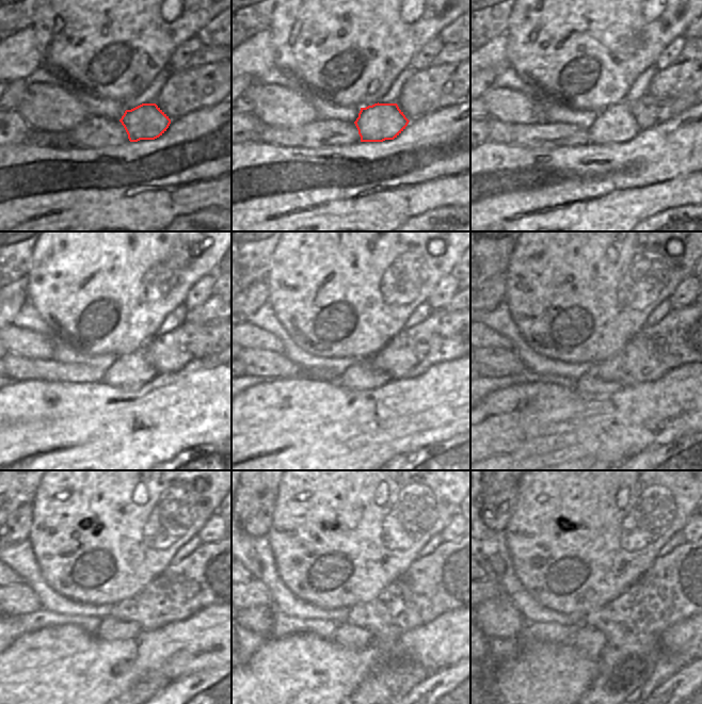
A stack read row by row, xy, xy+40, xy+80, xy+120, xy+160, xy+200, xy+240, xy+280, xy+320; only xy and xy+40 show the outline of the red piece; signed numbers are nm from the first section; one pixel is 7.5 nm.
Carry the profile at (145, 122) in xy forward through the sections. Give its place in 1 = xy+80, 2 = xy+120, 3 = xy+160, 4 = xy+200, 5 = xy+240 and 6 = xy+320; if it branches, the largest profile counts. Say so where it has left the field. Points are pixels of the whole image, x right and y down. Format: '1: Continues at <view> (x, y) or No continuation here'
1: Continues at xy+80 (616, 124)
2: Continues at xy+120 (130, 371)
3: Continues at xy+160 (362, 374)
4: Continues at xy+200 (590, 387)
5: Continues at xy+240 (110, 629)
6: Continues at xy+320 (590, 641).

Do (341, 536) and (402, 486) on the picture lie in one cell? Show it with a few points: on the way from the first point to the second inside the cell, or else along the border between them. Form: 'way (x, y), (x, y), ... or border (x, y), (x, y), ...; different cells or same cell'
way (356, 521), (387, 490); same cell

